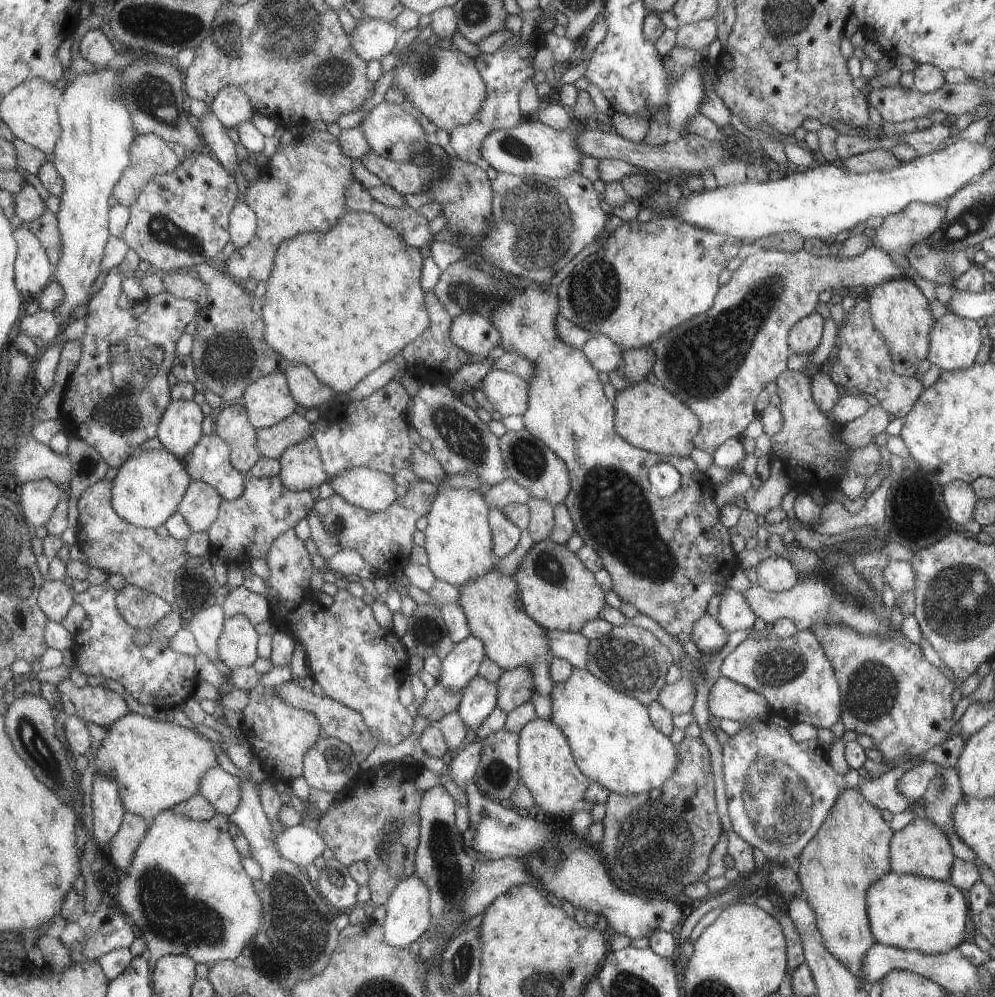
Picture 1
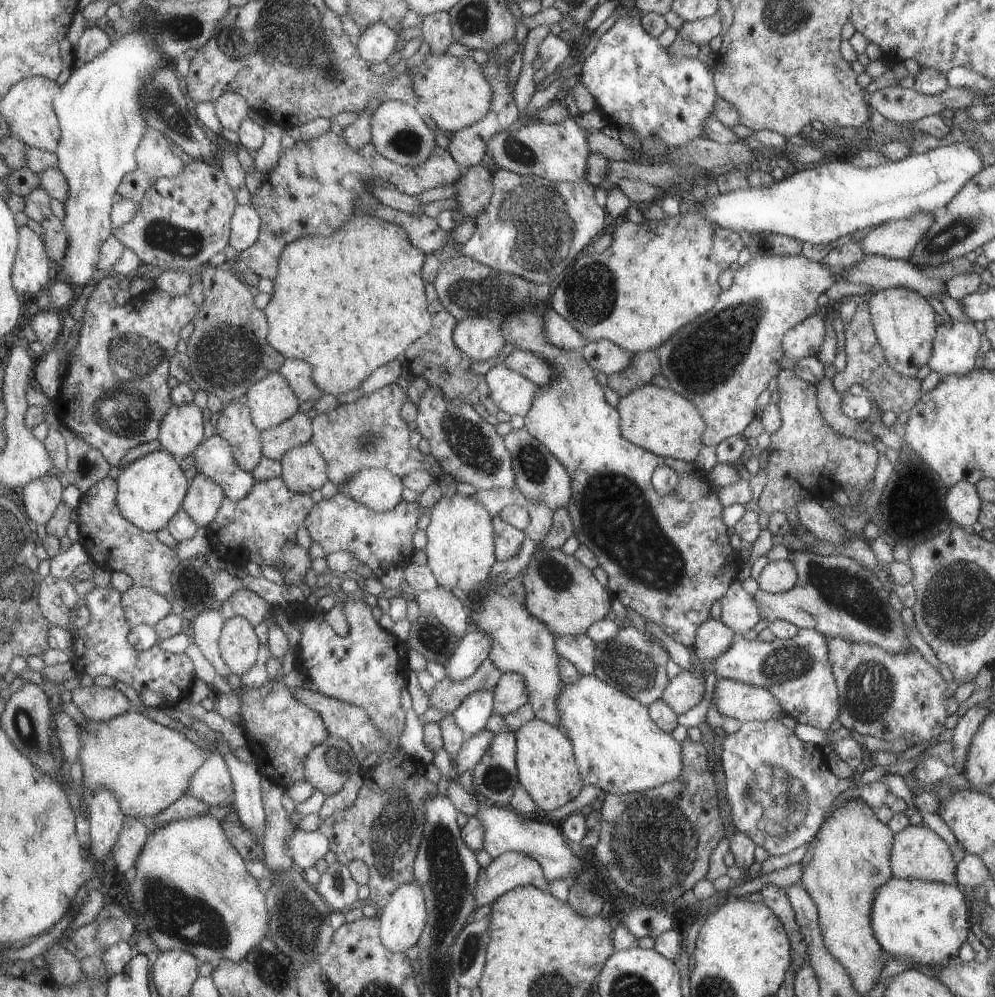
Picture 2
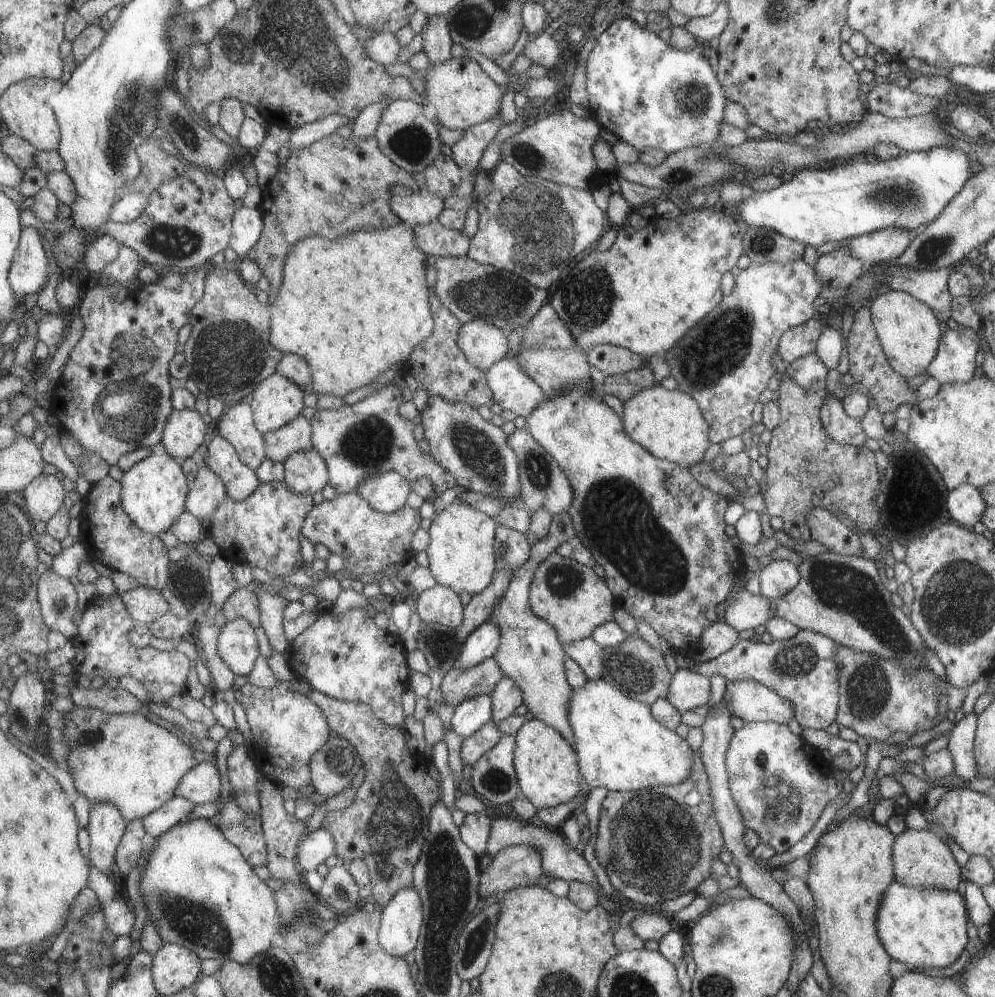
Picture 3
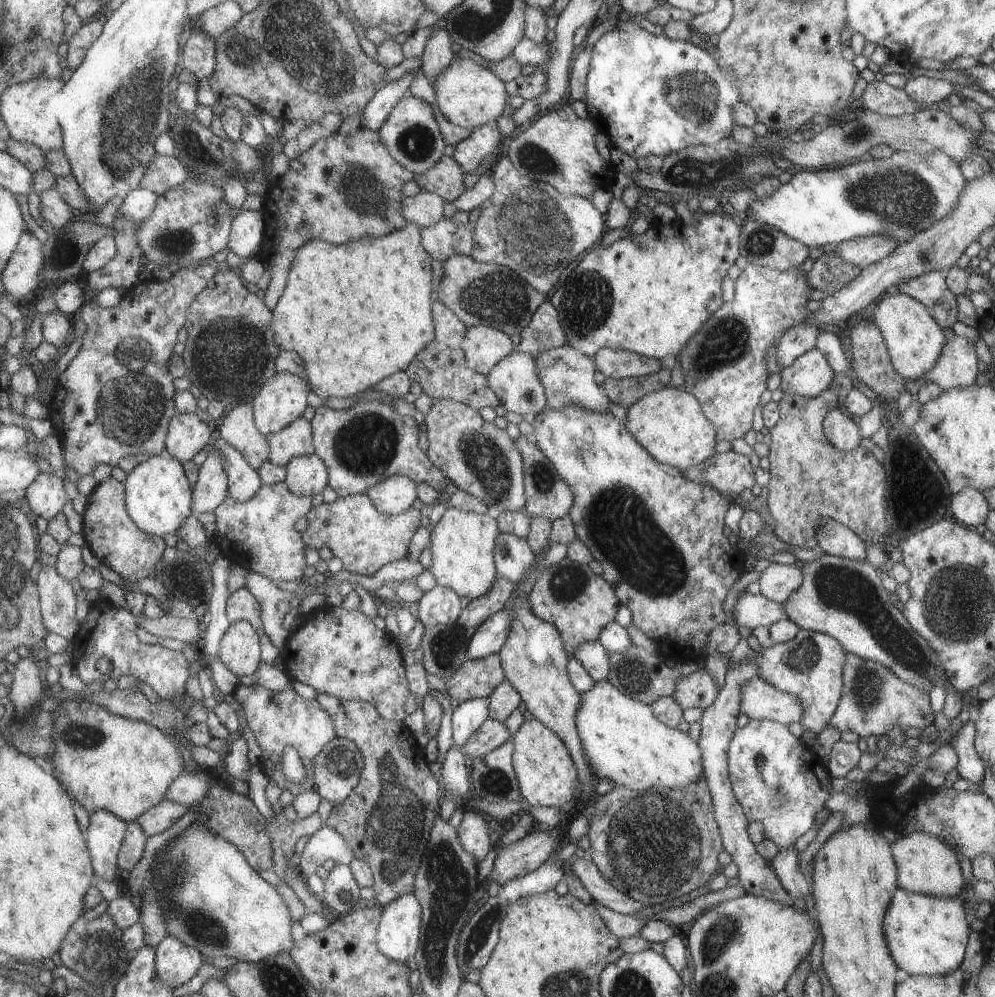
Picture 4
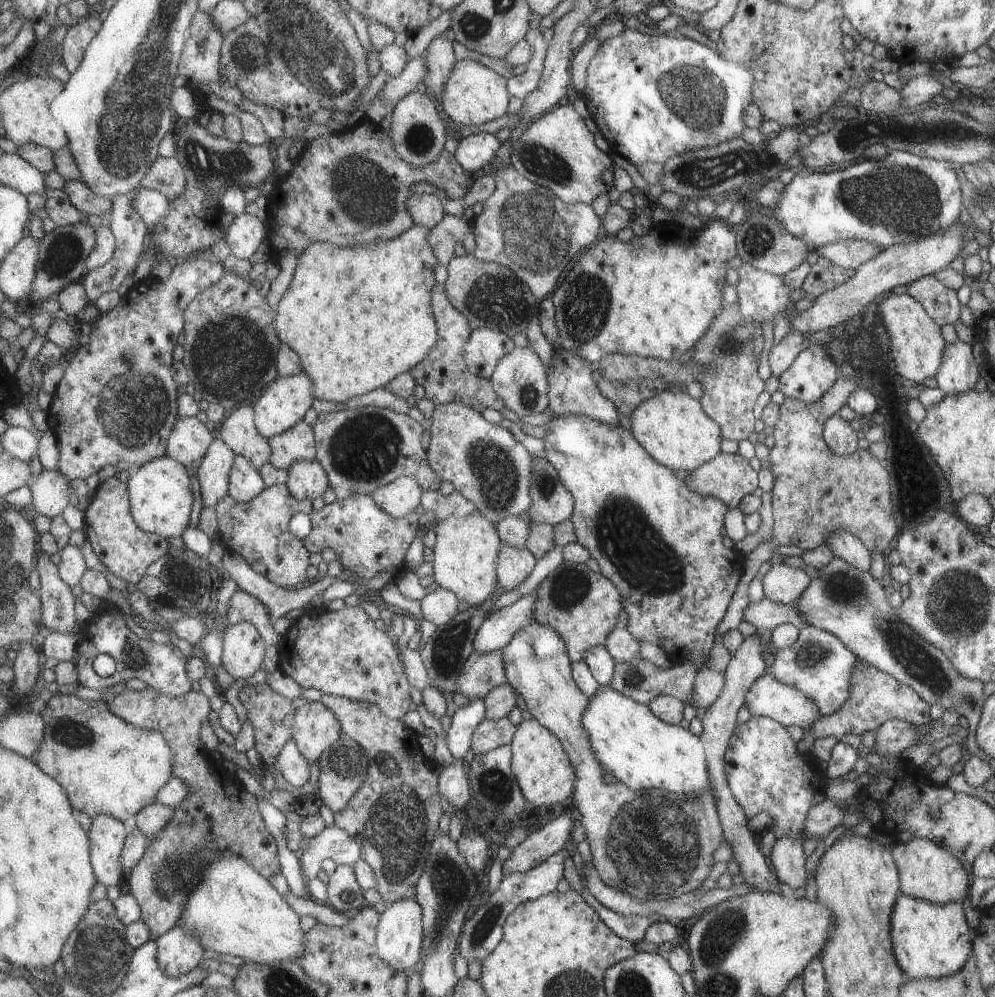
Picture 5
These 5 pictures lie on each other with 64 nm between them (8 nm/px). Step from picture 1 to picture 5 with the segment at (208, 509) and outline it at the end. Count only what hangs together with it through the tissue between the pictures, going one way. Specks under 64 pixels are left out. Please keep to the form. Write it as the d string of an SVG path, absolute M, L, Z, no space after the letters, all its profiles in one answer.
M213 440L199 464L196 477L199 483L201 508L214 507L228 491L228 475L235 453L224 440Z

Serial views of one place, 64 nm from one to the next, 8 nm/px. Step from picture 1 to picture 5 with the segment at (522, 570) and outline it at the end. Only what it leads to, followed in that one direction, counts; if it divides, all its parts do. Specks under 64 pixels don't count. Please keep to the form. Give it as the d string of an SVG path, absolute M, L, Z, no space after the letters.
M565 560L541 580L535 596L538 600L535 600L534 620L559 634L572 662L579 662L591 648L604 646L605 638L617 626L622 608L619 589L608 577L591 572L585 563L567 564Z

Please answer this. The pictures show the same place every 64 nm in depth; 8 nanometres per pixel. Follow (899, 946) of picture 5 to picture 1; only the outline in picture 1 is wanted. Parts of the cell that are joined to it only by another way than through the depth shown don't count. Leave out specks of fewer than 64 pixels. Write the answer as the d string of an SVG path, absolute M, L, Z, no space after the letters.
M887 872L873 882L865 894L869 928L876 943L921 954L943 954L963 940L968 906L965 899L961 891L948 882Z

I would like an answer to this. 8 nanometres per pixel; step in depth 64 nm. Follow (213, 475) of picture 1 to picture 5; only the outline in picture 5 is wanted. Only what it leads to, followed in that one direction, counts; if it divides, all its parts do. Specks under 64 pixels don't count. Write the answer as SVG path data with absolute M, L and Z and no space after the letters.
M235 454L228 475L227 495L238 503L244 503L259 495L264 487L259 470L246 458Z

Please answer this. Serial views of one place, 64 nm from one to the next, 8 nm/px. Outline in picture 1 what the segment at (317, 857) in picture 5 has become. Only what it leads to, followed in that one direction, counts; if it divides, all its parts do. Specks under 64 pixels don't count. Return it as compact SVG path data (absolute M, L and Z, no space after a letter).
M302 822L284 829L279 836L276 836L275 846L285 860L301 867L311 864L321 855L325 847L316 829Z

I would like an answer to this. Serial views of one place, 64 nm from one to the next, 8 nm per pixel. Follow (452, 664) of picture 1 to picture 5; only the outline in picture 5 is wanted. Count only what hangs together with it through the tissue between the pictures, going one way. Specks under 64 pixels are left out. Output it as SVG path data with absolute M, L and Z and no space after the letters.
M533 589L519 600L488 614L473 638L472 652L487 654L496 650L501 651L511 636L519 632L519 628L533 622L535 600L538 600L538 596L535 596Z

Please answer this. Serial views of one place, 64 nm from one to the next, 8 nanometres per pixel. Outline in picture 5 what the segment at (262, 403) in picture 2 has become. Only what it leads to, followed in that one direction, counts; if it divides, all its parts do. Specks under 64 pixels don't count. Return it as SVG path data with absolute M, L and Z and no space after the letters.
M305 373L291 376L278 376L273 380L273 384L269 384L269 388L265 388L261 394L261 398L257 400L257 404L251 406L255 409L255 423L257 432L261 433L266 439L271 438L281 432L285 432L287 428L293 427L311 406L312 399L312 380Z

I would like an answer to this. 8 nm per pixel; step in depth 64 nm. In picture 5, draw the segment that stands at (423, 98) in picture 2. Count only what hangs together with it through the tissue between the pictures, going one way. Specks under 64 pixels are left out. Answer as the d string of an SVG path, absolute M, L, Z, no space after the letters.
M469 58L461 59L453 64L451 74L445 82L440 99L441 108L457 126L477 126L489 122L489 120L503 116L505 112L510 110L507 106L507 100L510 97L507 82L506 78L499 76L480 62Z

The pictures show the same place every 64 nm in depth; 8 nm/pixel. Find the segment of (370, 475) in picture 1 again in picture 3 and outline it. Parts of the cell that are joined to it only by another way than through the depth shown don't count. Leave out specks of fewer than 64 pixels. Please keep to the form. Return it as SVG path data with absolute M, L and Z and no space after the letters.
M381 472L365 478L353 492L367 500L369 508L380 513L391 513L405 505L409 496L409 481L398 472Z

